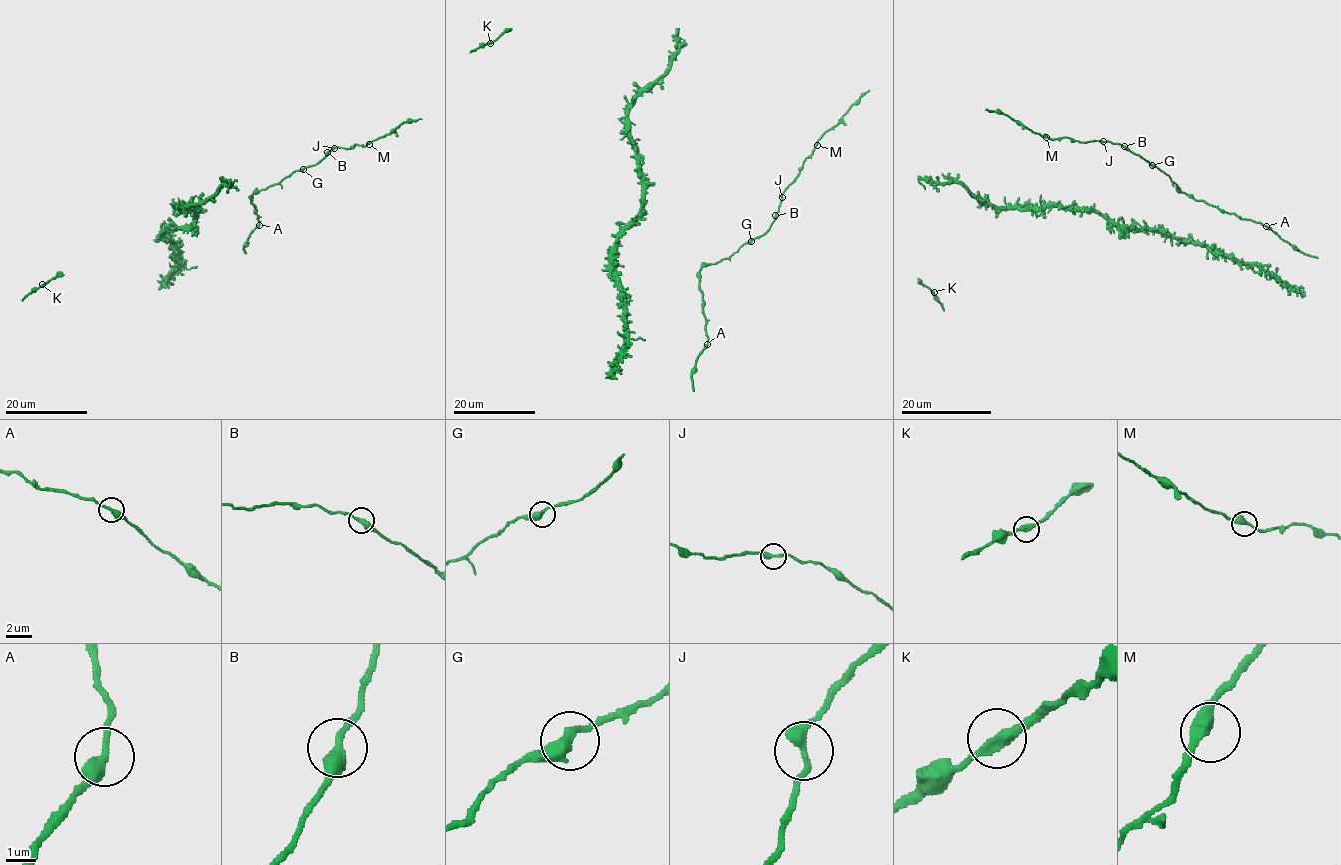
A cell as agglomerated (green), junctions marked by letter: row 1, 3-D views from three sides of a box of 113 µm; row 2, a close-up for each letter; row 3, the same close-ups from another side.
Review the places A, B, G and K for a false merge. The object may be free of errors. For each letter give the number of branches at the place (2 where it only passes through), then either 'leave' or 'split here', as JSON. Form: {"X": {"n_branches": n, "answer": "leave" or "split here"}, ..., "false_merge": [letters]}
{"A": {"n_branches": 2, "answer": "leave"}, "B": {"n_branches": 2, "answer": "leave"}, "G": {"n_branches": 2, "answer": "leave"}, "K": {"n_branches": 2, "answer": "leave"}, "false_merge": []}

